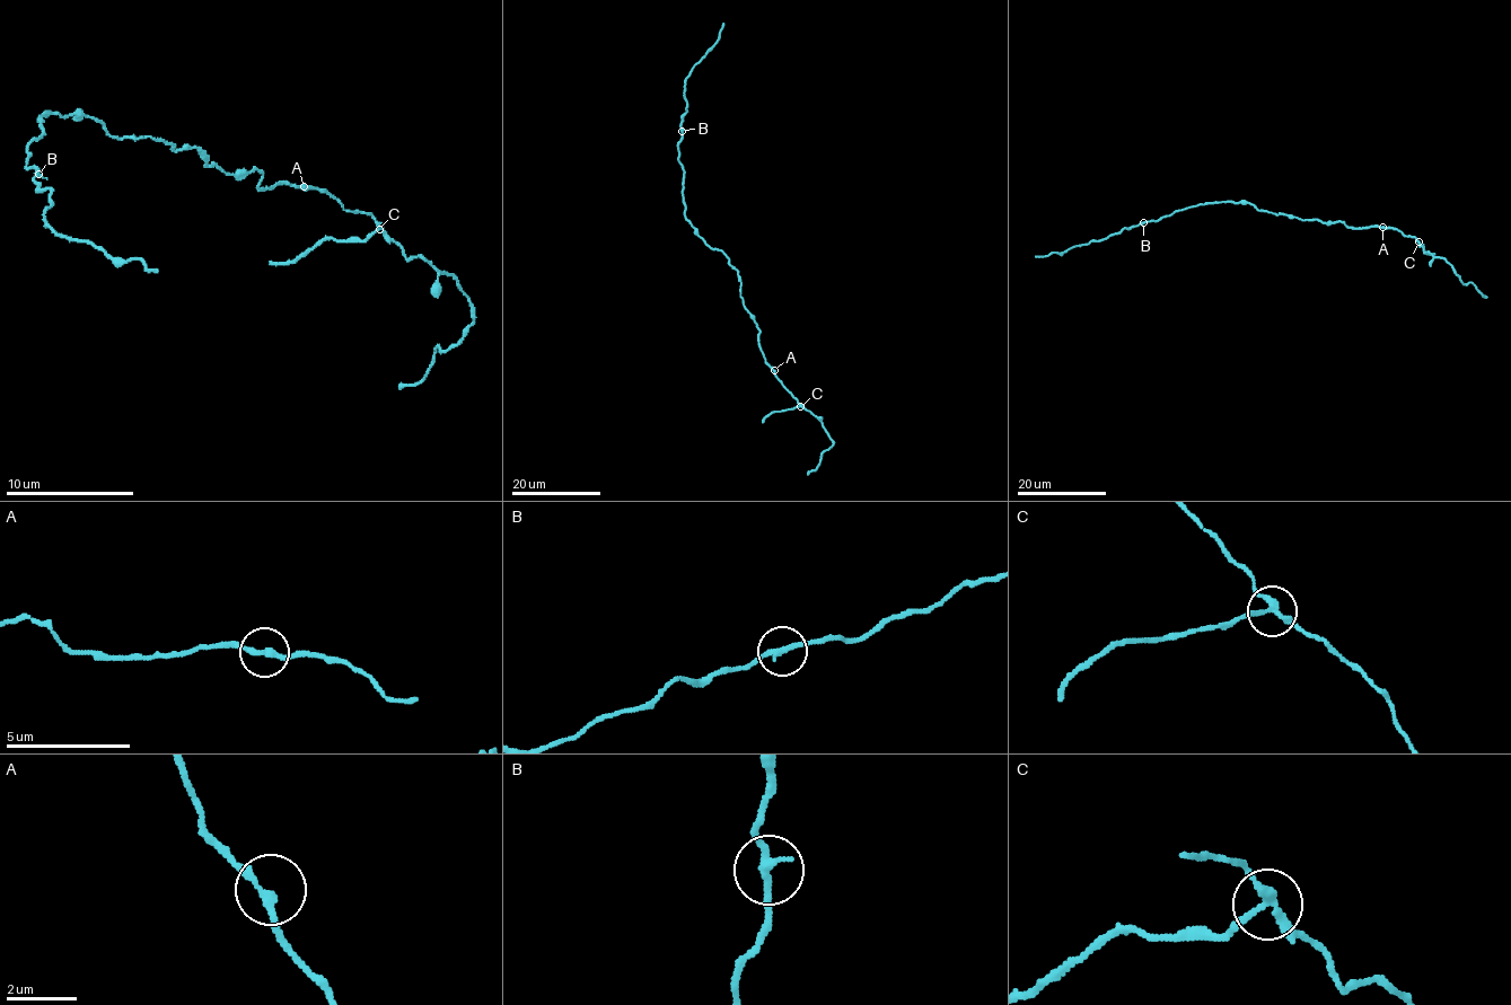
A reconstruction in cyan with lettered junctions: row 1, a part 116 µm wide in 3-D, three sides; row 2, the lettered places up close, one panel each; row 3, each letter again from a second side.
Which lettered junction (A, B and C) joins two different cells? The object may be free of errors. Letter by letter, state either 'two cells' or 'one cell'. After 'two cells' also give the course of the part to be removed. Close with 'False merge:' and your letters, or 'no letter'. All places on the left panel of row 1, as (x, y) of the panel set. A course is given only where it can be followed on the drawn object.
A: one cell
B: one cell
C: two cells | (380, 228), (361, 240), (316, 240), (284, 263), (269, 263)
False merge: C

